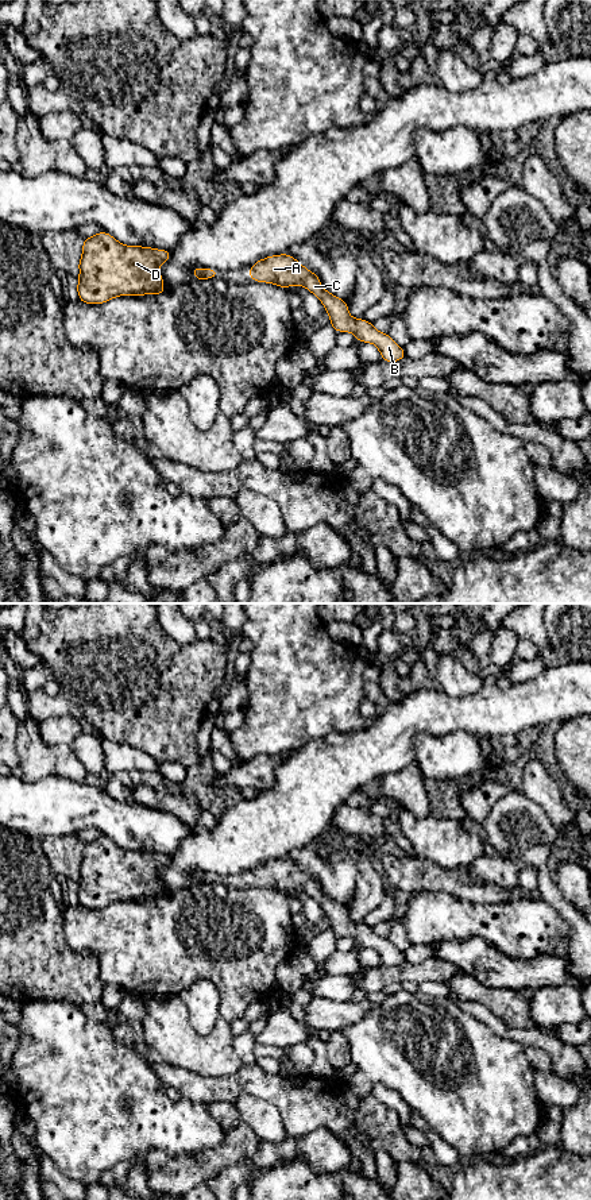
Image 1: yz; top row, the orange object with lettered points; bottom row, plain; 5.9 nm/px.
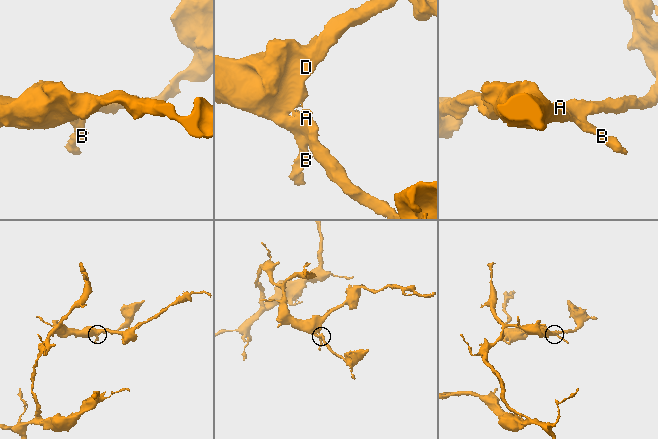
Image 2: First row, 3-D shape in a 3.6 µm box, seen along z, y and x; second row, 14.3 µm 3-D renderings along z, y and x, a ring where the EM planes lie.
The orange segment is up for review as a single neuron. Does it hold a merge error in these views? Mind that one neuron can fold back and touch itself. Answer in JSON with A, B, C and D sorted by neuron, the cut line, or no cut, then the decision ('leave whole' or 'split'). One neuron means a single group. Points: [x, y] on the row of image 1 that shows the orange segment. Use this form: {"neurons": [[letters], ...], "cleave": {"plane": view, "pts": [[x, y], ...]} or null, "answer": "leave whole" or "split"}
{"neurons": [["A", "B", "C", "D"]], "cleave": null, "answer": "leave whole"}

